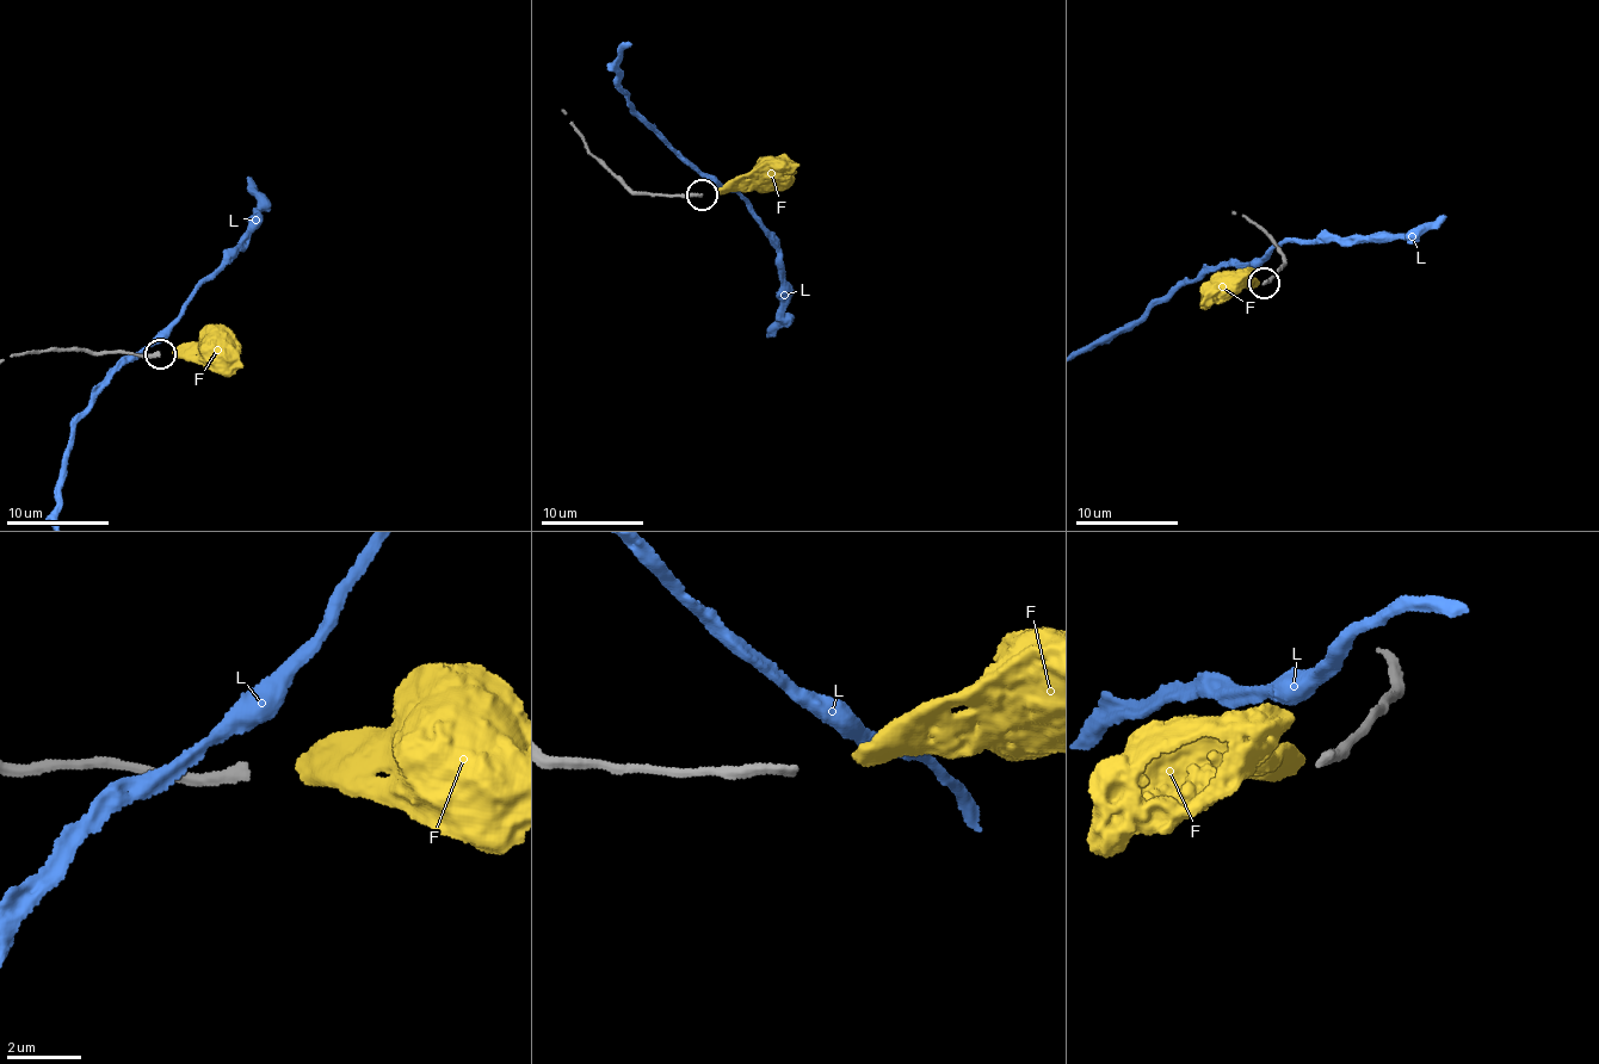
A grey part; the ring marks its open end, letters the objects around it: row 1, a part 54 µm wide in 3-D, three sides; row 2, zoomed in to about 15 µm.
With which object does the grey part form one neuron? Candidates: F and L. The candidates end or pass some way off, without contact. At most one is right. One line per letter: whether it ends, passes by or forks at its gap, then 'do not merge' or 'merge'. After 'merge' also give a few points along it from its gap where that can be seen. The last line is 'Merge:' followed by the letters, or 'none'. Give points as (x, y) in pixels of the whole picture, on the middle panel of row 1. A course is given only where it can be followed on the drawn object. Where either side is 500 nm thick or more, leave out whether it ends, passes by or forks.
F: merge; it runs (717, 192), (749, 183), (765, 184), (771, 175)
L: it passes by; do not merge
Merge: F

